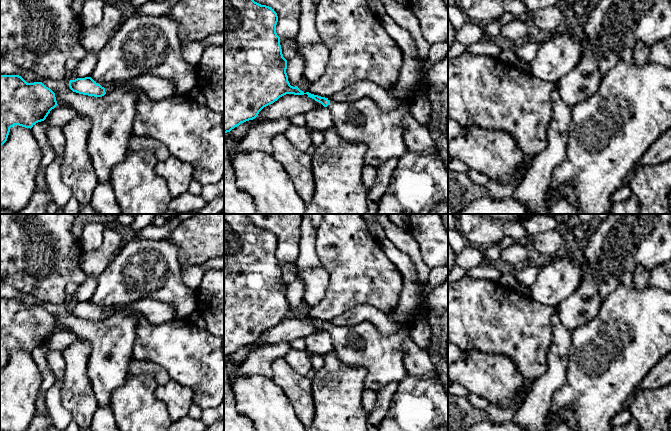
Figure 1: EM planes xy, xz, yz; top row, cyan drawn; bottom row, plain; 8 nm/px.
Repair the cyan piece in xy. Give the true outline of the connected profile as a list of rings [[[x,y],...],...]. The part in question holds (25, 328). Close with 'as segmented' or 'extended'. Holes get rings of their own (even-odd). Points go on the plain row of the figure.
[[[19,299],[0,300],[0,371],[7,365],[10,352],[19,349],[32,352],[44,345],[57,330],[55,317],[42,306],[27,307]]]; as segmented

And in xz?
[[[224,214],[224,357],[230,356],[241,347],[255,343],[264,331],[274,327],[286,318],[307,318],[308,321],[330,334],[333,351],[340,361],[351,367],[363,367],[366,369],[367,375],[364,381],[366,390],[379,392],[388,384],[404,380],[407,377],[407,371],[404,365],[402,342],[405,337],[412,338],[411,333],[416,321],[412,318],[399,321],[394,316],[395,308],[393,308],[387,315],[401,326],[402,331],[391,336],[382,336],[377,328],[368,321],[353,327],[330,326],[328,322],[309,316],[304,317],[297,310],[291,310],[286,297],[287,284],[283,281],[280,261],[276,257],[277,246],[278,240],[274,233],[255,226],[248,214]]]; extended

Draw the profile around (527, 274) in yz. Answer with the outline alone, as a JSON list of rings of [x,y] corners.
[[[526,264],[513,268],[513,275],[524,287],[531,287],[539,274],[539,266]]]

